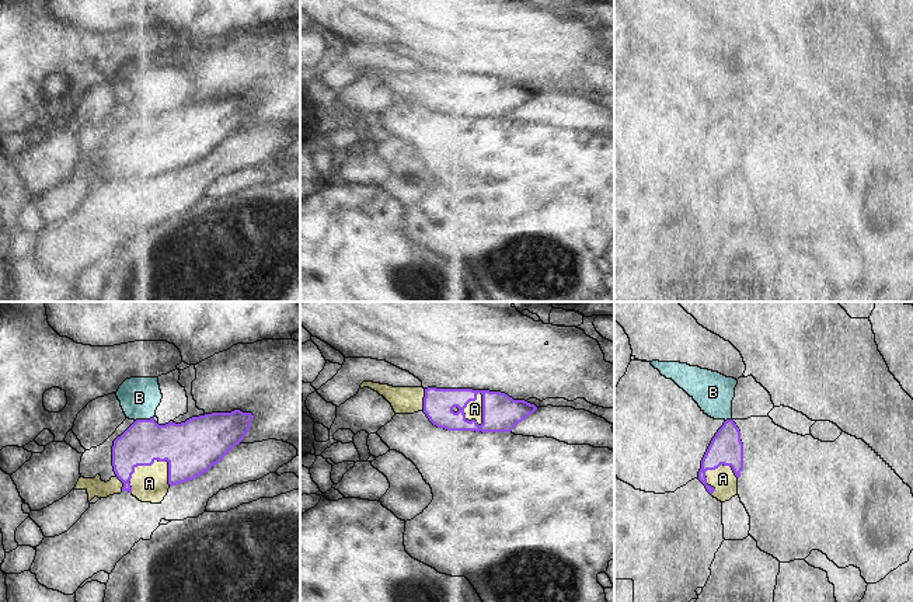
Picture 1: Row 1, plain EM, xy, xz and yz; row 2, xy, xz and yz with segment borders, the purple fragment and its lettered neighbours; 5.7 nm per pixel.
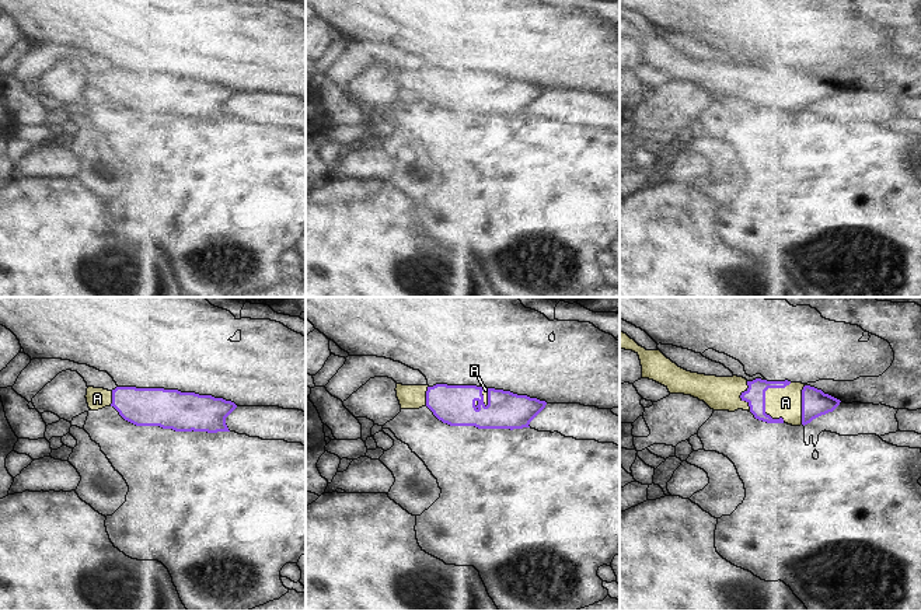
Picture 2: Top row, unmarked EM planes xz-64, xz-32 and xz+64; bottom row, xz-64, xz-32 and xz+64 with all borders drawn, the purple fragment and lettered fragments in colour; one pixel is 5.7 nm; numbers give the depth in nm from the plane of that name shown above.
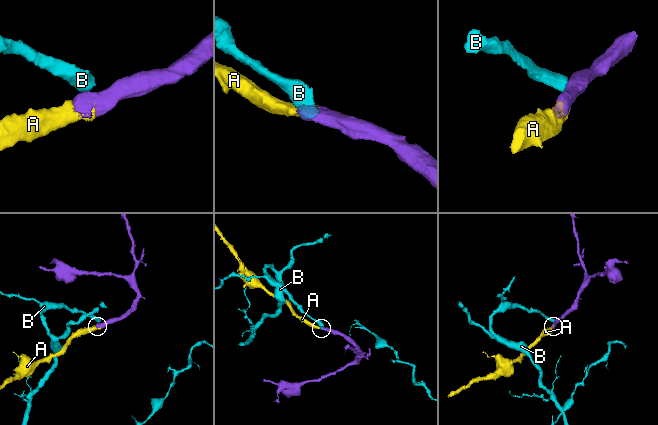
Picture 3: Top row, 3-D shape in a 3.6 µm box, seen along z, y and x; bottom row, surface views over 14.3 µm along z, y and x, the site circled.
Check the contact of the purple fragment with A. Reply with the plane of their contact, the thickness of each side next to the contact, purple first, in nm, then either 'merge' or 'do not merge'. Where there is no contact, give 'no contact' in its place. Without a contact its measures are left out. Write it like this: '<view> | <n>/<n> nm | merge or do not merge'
xy | 240/200 nm | merge

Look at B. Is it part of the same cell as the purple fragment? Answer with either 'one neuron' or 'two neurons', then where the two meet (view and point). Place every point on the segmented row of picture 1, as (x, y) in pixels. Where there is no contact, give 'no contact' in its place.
two neurons | xy (143, 420)

